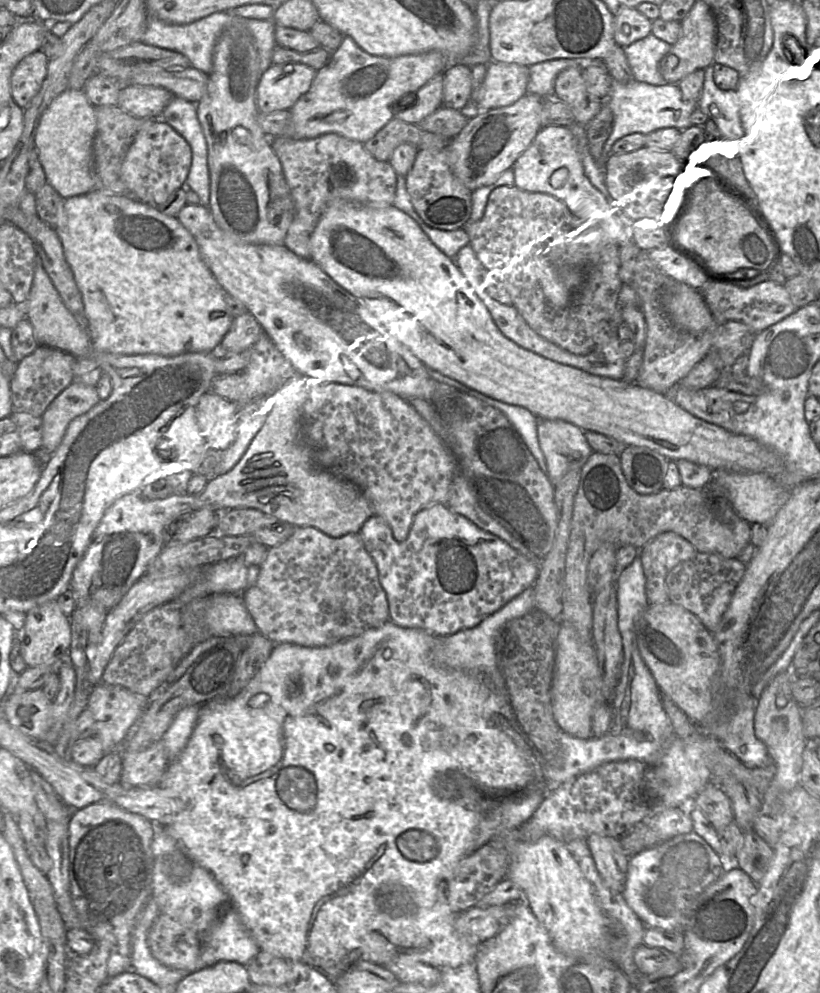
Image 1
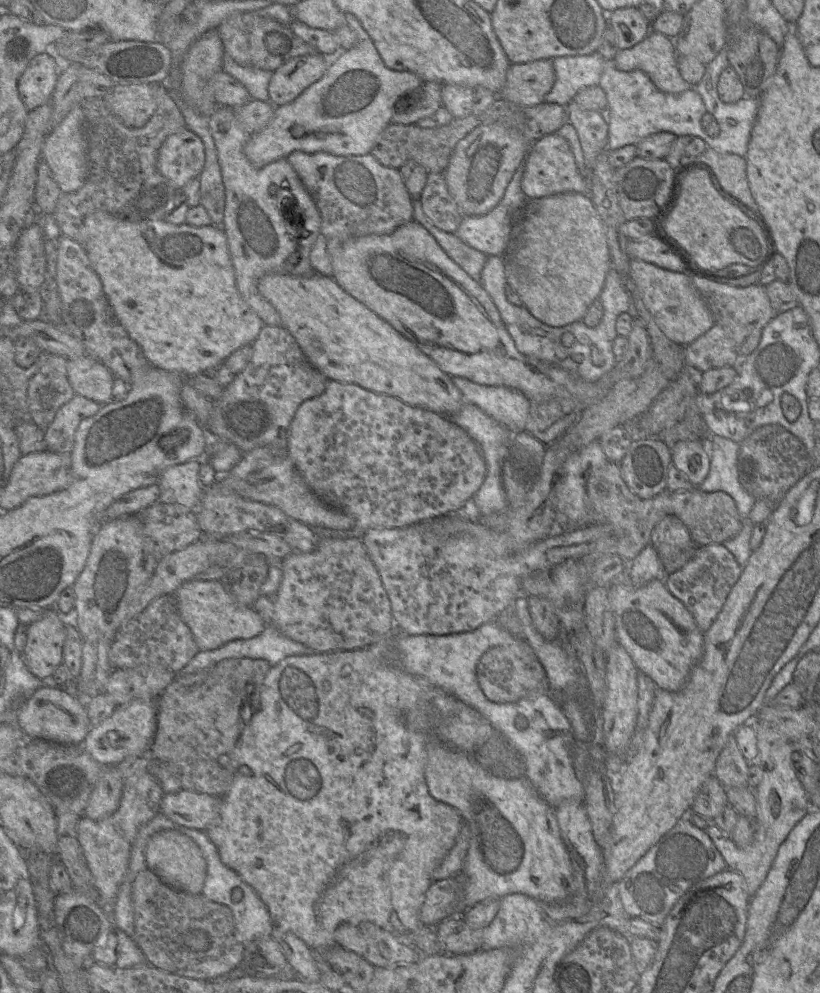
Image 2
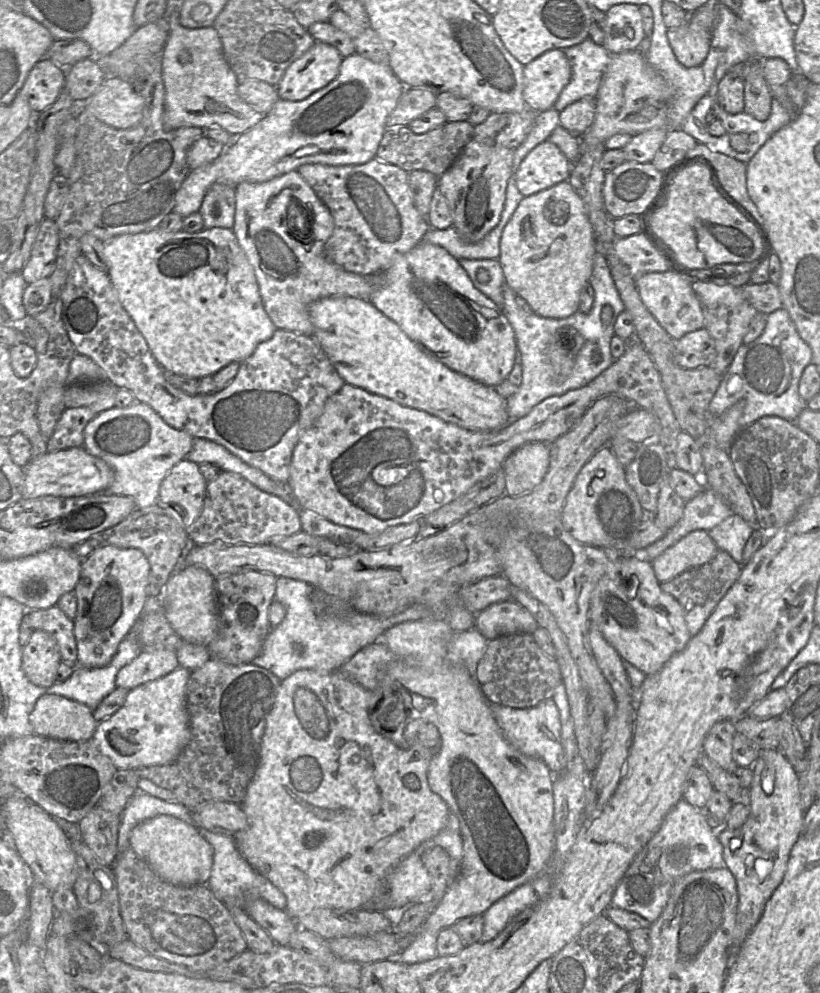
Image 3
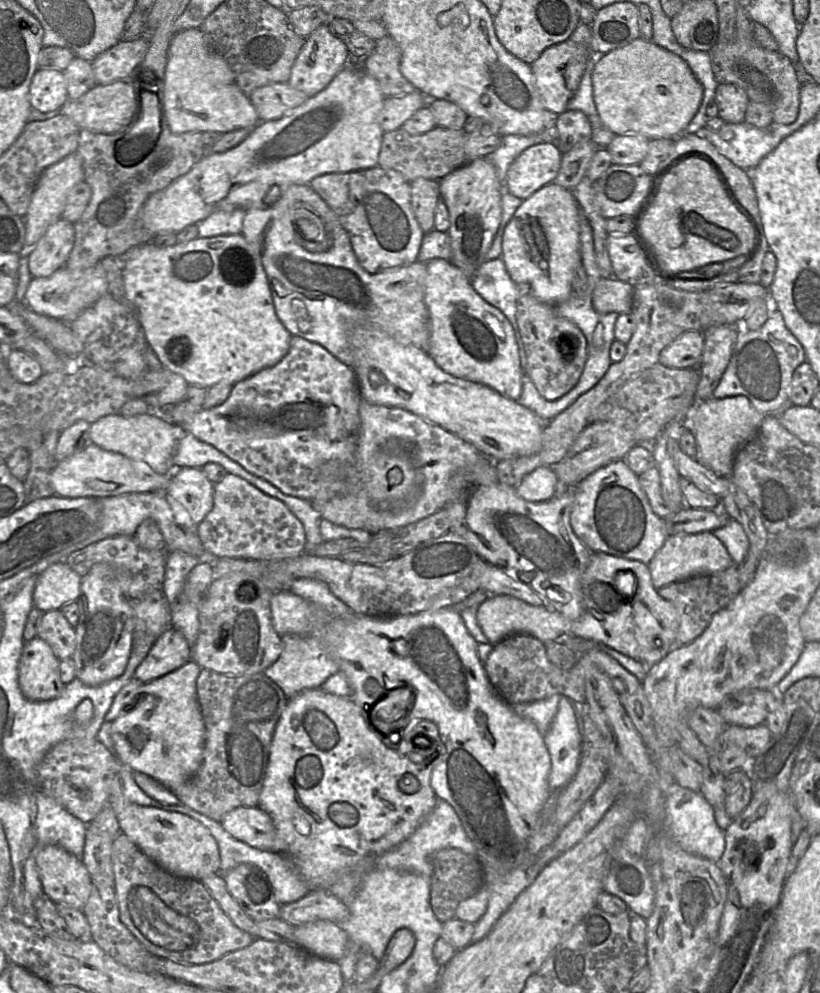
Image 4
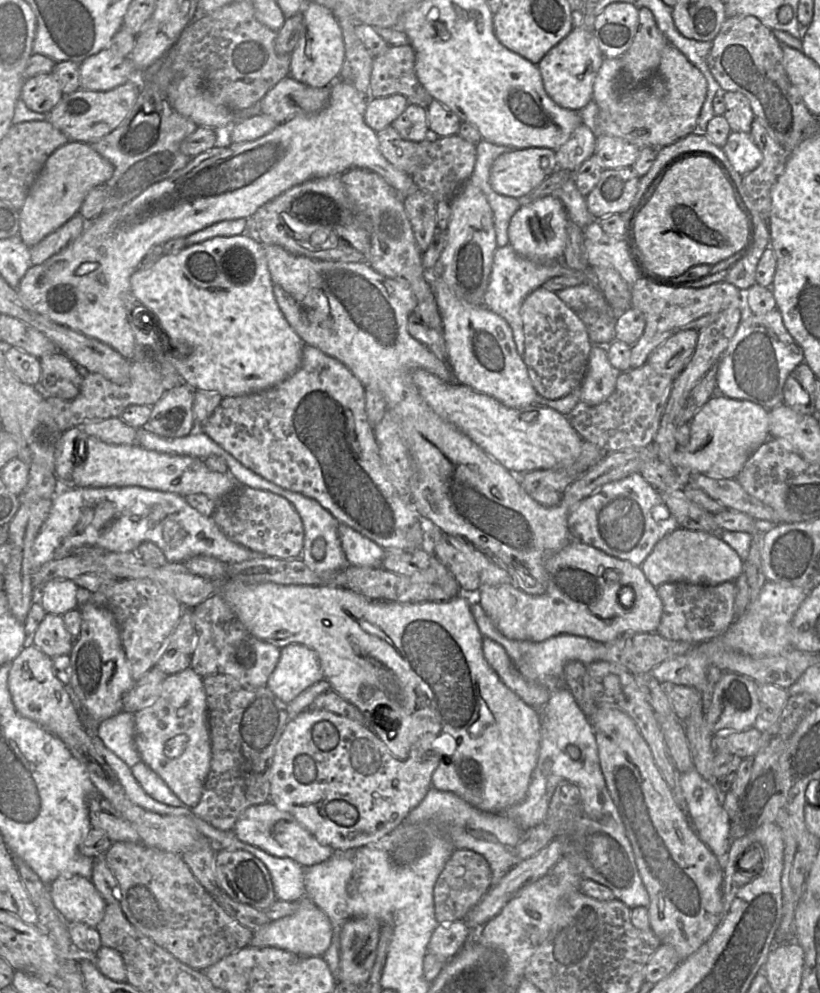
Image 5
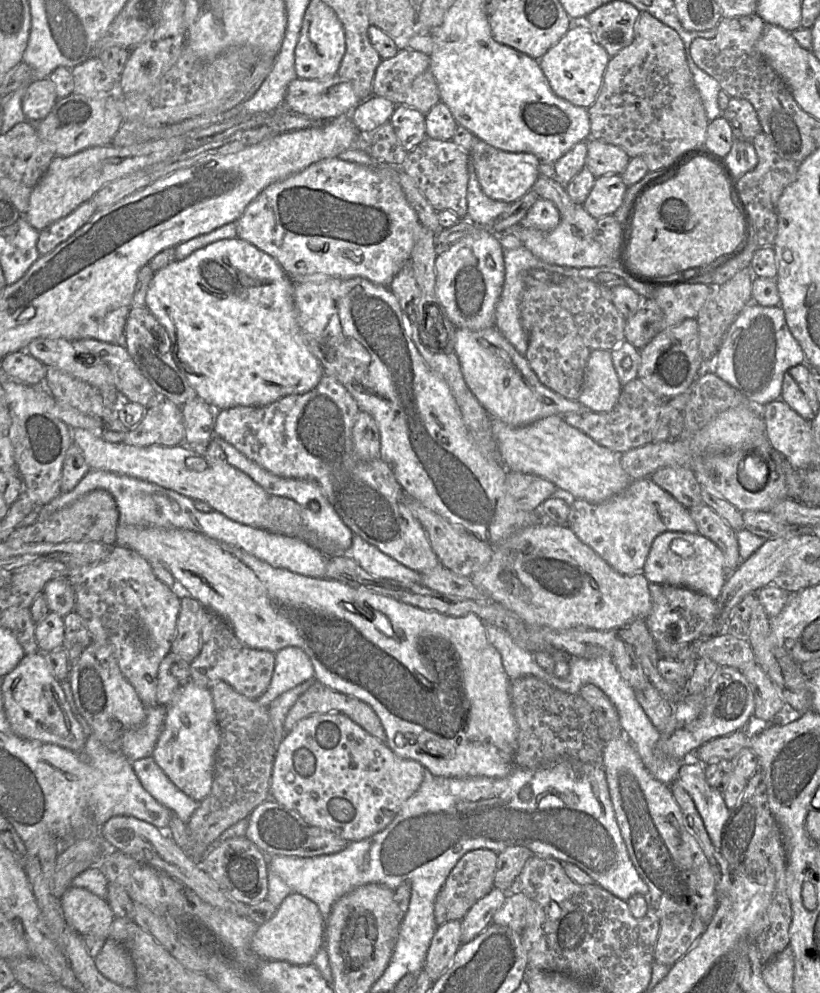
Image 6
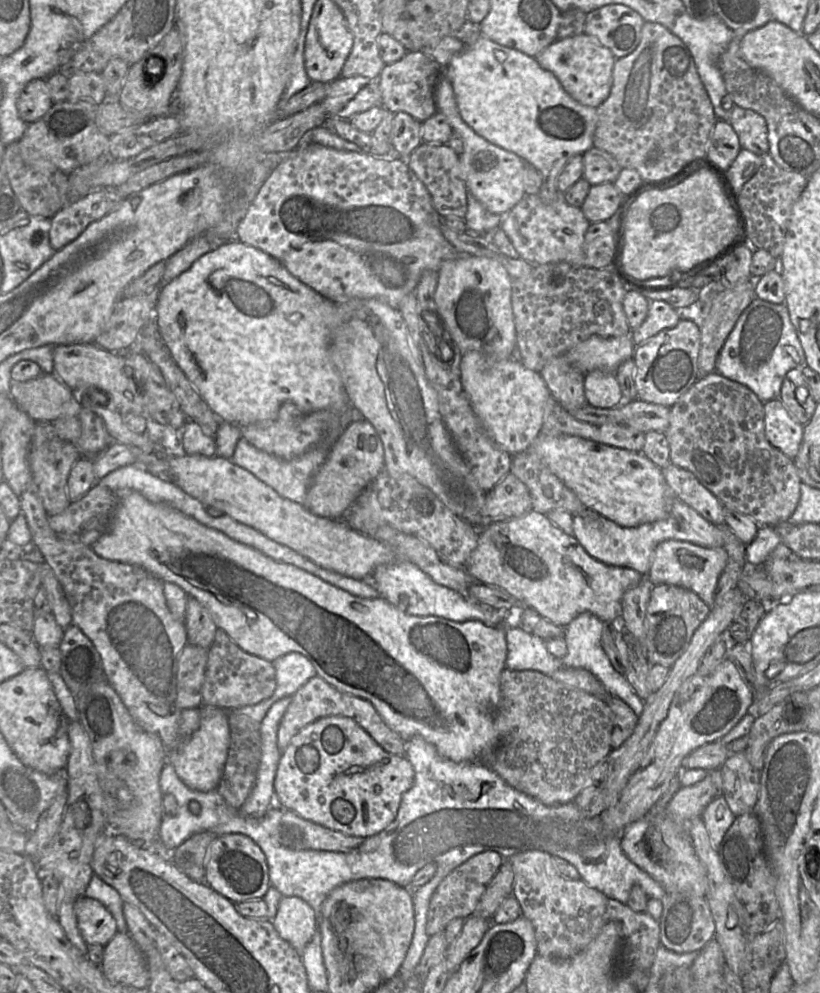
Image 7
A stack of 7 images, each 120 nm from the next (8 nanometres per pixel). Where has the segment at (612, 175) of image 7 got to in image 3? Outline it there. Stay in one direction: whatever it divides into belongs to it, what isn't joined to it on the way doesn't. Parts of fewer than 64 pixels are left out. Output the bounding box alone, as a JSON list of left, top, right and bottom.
[622,128,668,162]

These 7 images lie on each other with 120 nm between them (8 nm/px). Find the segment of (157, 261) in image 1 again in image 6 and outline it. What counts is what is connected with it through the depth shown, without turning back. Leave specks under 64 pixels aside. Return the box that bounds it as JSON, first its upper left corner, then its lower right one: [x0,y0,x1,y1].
[145,237,324,413]

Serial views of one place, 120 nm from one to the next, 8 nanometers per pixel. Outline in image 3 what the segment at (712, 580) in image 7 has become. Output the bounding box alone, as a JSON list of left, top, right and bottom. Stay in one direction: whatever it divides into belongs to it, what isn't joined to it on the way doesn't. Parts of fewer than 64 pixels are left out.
[650,529,718,583]

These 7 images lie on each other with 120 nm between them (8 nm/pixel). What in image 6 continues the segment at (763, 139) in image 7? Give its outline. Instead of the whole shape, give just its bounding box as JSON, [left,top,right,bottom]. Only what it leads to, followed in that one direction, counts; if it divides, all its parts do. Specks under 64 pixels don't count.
[723,97,763,142]

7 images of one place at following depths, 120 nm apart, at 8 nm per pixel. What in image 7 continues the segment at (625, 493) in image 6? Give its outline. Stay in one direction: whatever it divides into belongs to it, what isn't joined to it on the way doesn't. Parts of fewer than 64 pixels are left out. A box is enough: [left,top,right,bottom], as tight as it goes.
[573,498,723,575]

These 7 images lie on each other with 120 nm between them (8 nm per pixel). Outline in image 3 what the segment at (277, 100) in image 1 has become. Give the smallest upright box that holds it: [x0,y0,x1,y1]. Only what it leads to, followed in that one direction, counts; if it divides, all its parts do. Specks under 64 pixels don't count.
[276,43,343,101]

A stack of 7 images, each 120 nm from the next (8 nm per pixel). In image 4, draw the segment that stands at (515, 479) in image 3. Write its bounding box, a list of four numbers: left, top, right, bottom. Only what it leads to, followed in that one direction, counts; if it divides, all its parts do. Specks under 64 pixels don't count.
[515,466,557,502]

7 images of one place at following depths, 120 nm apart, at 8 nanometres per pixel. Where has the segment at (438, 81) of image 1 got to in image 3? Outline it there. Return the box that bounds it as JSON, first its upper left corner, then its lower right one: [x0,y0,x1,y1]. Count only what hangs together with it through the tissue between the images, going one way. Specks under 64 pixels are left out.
[386,88,437,128]

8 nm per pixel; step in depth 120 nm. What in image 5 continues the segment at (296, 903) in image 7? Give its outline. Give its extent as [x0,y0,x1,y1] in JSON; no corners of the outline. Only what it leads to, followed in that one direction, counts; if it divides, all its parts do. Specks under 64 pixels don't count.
[249,896,331,956]

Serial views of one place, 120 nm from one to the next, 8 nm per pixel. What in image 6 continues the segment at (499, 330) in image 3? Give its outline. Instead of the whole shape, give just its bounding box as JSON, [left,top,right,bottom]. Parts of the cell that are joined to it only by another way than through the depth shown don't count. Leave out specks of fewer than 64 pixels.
[454,326,584,426]

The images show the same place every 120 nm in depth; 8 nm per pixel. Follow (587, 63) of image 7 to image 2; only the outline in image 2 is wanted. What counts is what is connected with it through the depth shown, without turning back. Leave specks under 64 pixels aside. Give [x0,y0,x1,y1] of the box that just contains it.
[498,59,555,106]

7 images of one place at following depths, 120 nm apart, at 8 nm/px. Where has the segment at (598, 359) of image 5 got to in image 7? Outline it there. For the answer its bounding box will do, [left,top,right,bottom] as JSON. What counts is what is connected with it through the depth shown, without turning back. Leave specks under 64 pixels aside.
[584,370,624,408]

